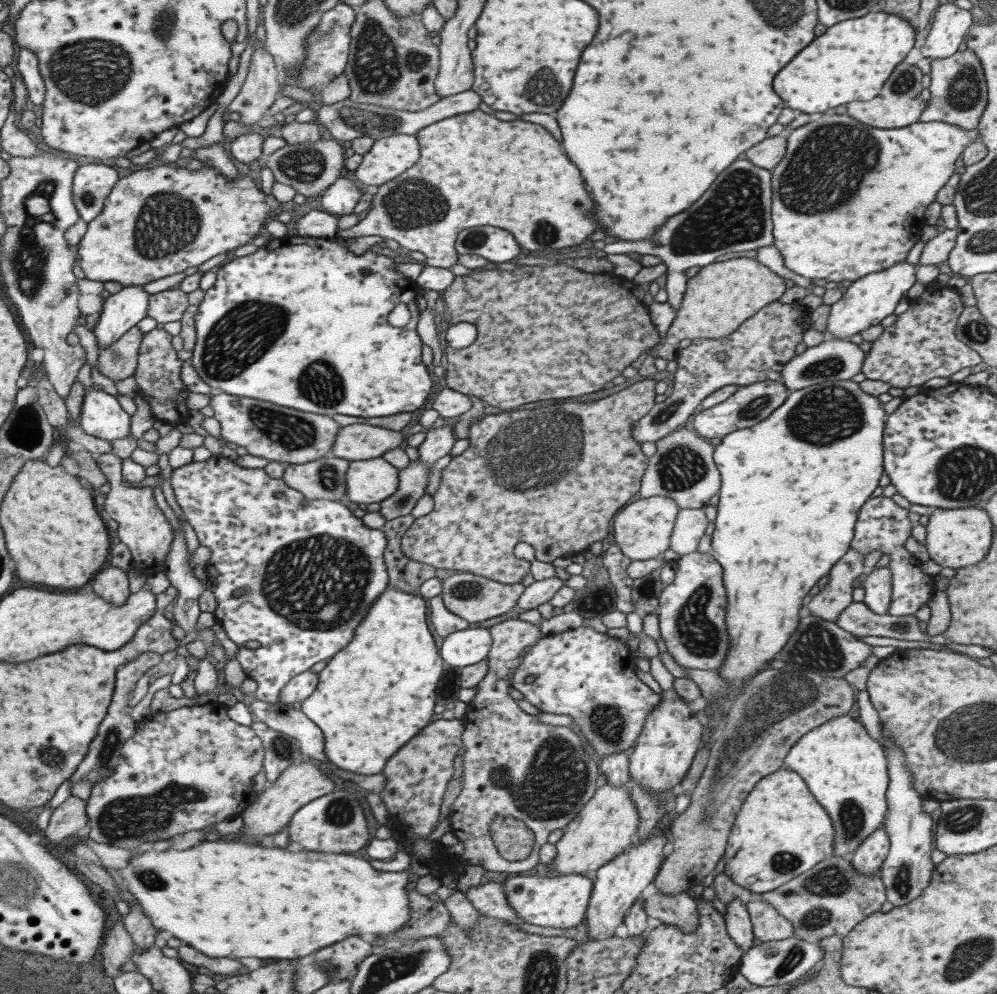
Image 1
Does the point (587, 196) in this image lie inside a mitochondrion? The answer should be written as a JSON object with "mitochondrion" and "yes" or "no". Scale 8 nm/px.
{"mitochondrion":"no"}

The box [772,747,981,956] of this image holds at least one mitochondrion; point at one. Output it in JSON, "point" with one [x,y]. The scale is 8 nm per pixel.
{"point":[829,883]}

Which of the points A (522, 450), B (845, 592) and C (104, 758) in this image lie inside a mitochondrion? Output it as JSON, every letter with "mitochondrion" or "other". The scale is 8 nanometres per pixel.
{"A":"mitochondrion","B":"other","C":"mitochondrion"}

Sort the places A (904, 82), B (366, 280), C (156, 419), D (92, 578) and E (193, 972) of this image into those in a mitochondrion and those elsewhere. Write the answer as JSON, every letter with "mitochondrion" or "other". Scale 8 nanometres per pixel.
{"A":"mitochondrion","B":"other","C":"other","D":"other","E":"other"}

